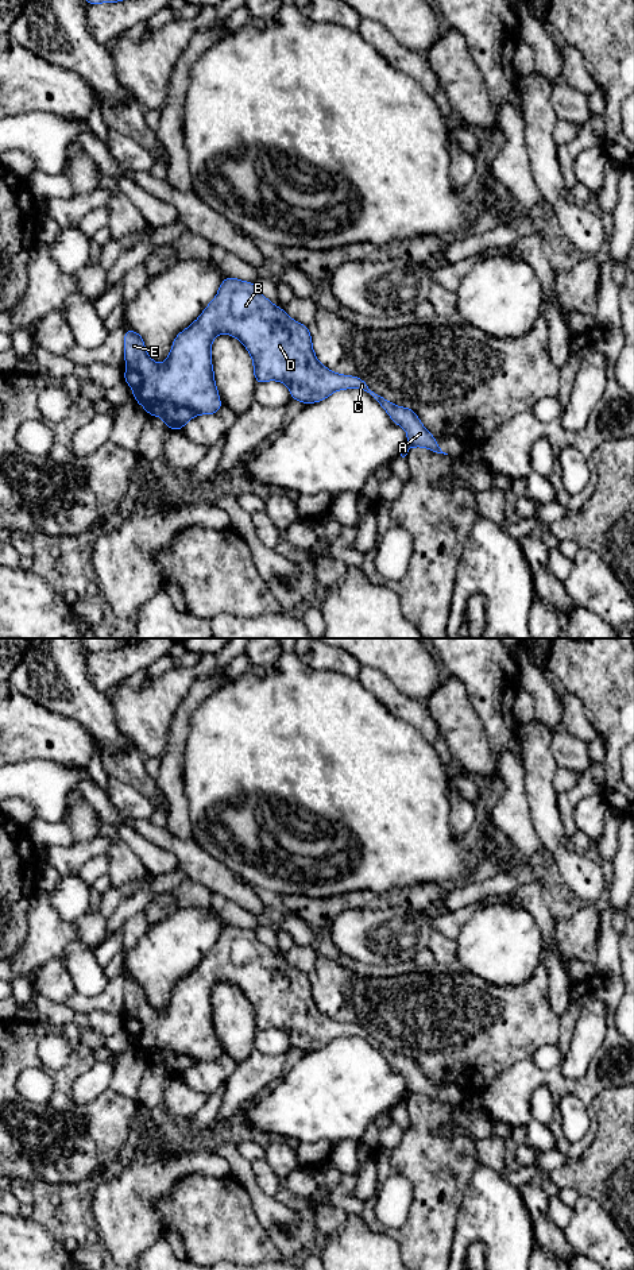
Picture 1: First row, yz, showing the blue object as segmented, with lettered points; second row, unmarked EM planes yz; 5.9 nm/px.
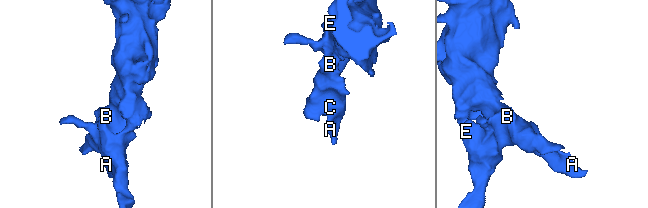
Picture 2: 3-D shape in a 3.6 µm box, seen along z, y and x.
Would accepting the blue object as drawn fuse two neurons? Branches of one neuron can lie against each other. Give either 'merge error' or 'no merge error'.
no merge error

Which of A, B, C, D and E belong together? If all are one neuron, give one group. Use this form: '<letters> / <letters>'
A B C D E

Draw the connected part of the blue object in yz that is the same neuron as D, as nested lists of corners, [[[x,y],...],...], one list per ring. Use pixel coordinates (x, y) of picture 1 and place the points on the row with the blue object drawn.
[[[231,277],[221,282],[214,300],[208,304],[200,317],[177,335],[163,364],[148,356],[139,333],[125,329],[124,362],[127,370],[124,371],[124,381],[147,414],[161,417],[171,431],[179,431],[194,416],[214,414],[220,410],[223,404],[214,383],[210,352],[213,339],[221,333],[231,335],[246,346],[252,358],[256,383],[279,381],[289,387],[293,399],[304,404],[324,401],[335,391],[344,389],[364,390],[382,405],[394,424],[406,431],[407,443],[401,452],[402,458],[413,447],[424,447],[448,455],[441,451],[436,437],[426,431],[413,409],[391,404],[371,390],[359,377],[341,375],[322,366],[313,351],[312,335],[306,325],[297,323],[282,308],[275,306],[262,296],[255,283]]]

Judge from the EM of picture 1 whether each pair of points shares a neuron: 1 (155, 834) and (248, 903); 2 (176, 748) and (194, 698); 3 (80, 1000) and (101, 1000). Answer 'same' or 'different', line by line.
1: same
2: same
3: same

